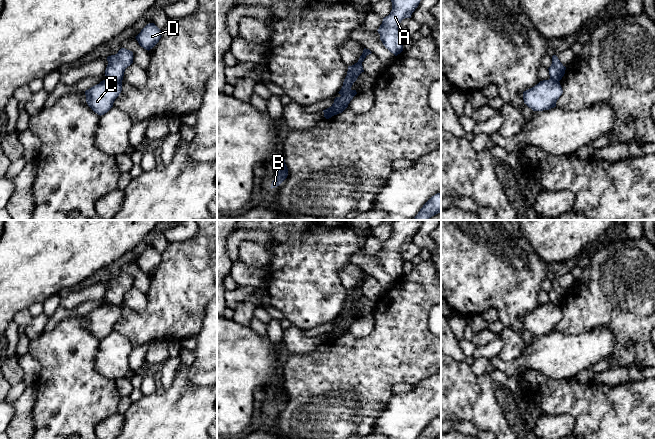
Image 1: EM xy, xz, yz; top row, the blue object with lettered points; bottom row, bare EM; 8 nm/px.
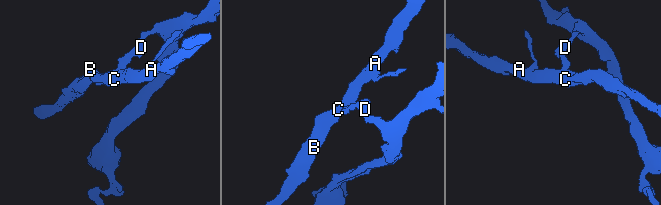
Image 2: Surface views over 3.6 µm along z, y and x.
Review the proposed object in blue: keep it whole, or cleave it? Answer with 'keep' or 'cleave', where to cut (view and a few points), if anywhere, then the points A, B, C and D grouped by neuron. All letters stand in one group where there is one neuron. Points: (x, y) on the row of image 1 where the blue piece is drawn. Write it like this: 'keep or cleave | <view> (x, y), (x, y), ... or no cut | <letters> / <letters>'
cleave | xz (345, 107), (334, 109), (330, 115) | A B C / D

